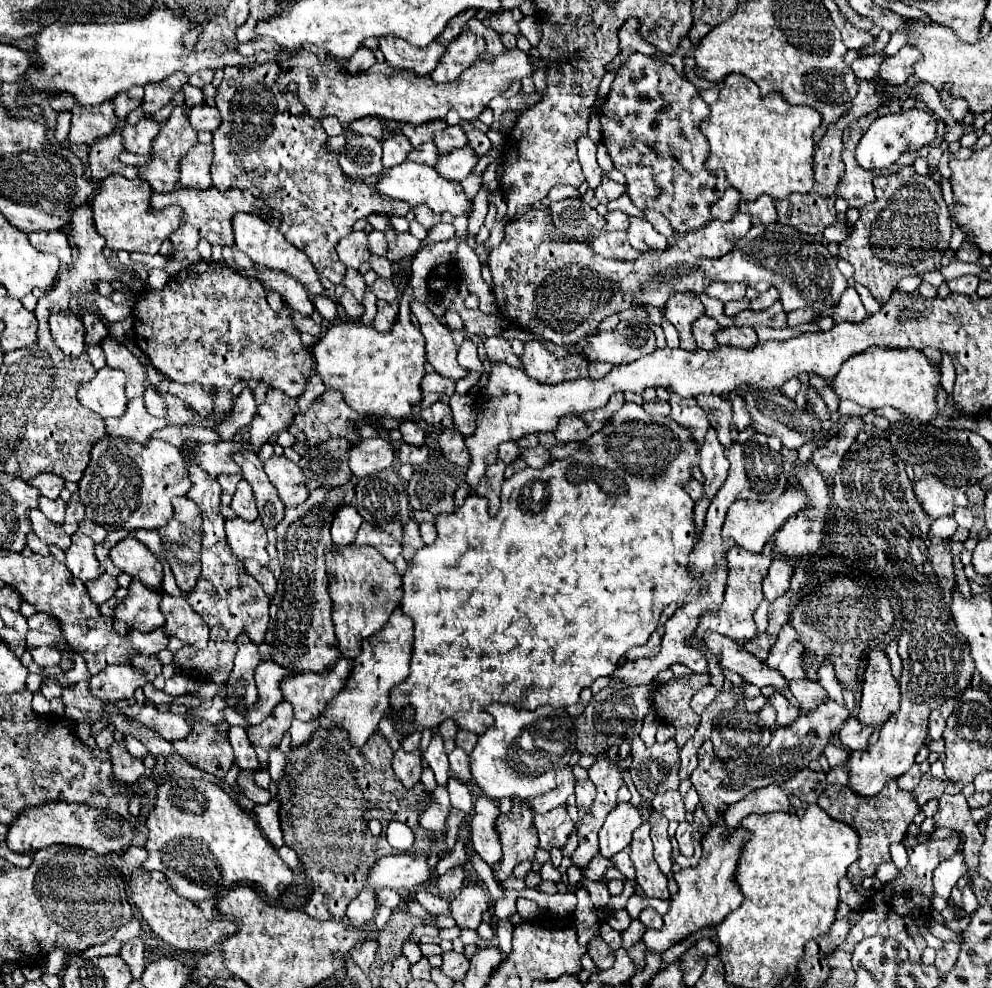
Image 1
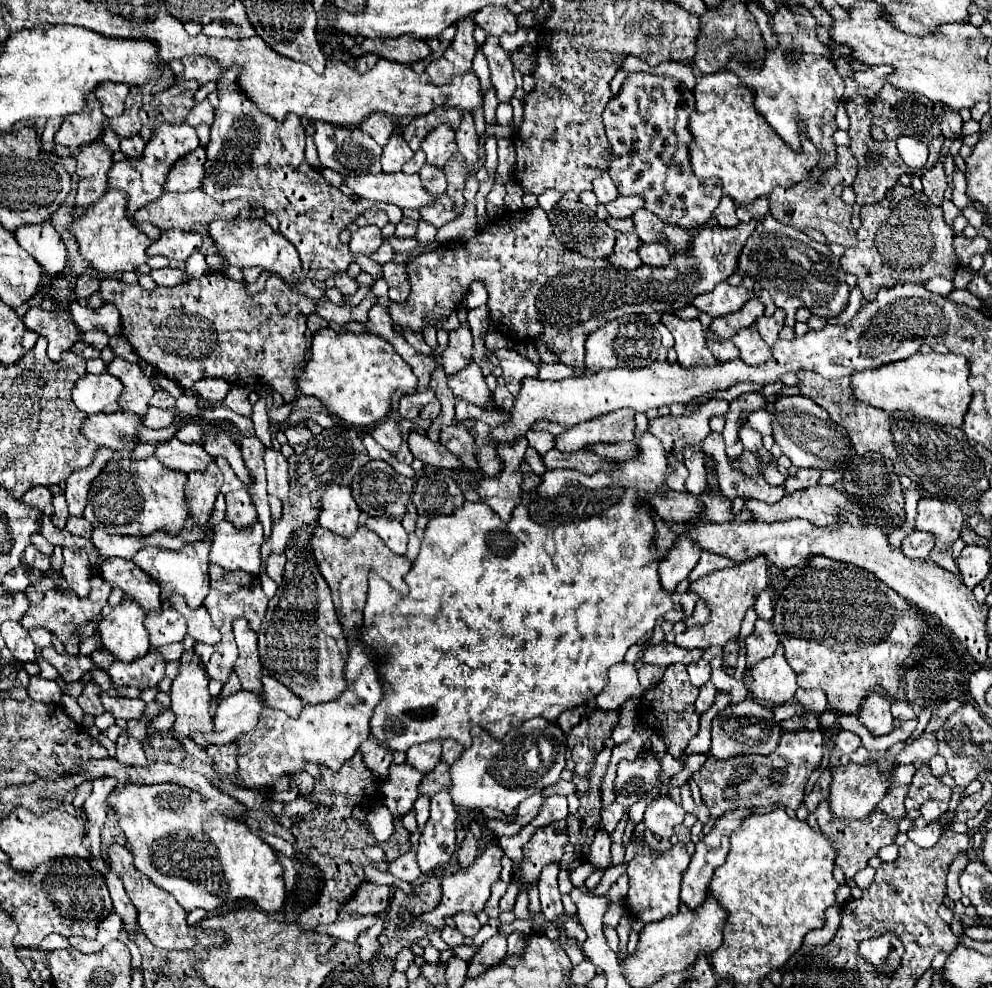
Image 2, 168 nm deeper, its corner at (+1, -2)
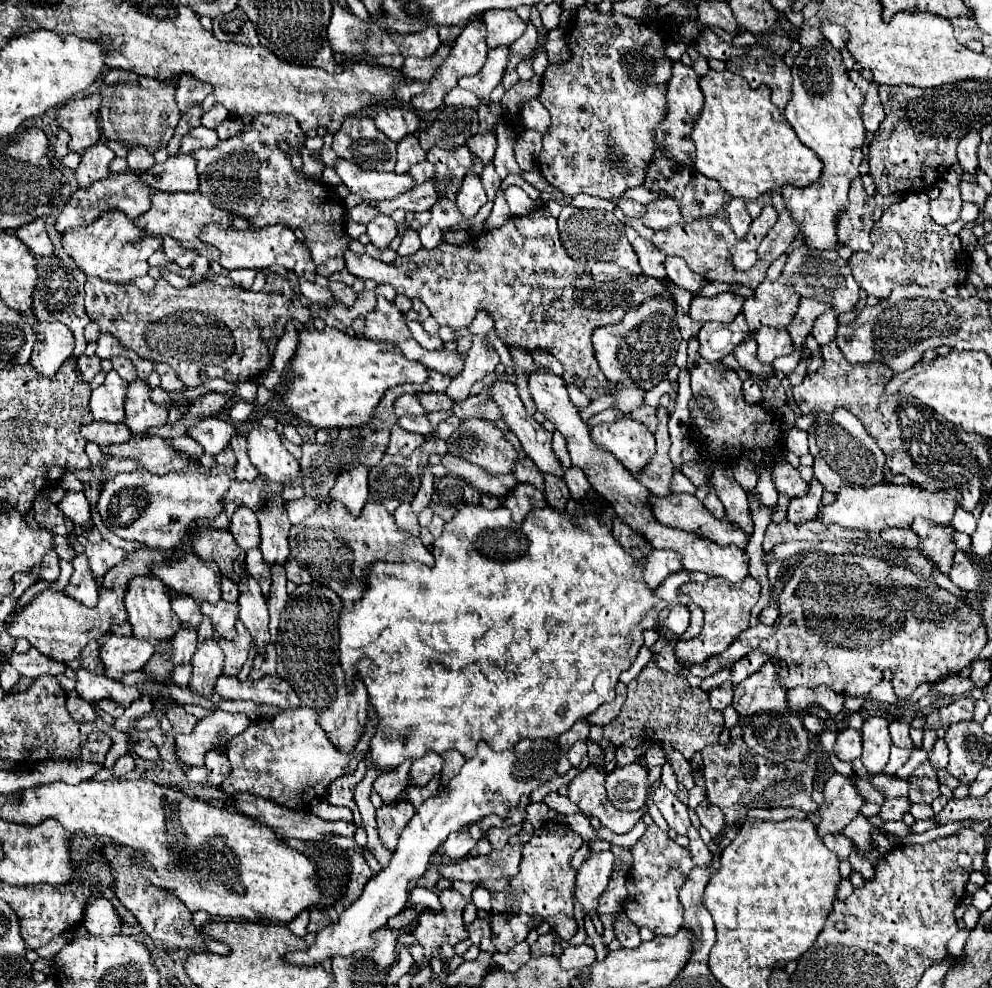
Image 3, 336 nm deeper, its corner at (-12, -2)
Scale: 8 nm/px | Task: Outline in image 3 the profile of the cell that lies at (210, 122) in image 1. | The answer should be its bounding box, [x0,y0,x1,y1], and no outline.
[201,102,229,128]

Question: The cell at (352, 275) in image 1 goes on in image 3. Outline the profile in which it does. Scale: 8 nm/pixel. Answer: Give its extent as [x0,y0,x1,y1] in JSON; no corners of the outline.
[329,282,357,306]

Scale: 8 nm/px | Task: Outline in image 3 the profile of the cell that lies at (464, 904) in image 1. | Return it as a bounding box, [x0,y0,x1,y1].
[465,918,495,952]

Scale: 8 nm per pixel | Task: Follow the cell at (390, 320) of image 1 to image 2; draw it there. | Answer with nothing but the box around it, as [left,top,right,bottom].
[388,208,756,374]

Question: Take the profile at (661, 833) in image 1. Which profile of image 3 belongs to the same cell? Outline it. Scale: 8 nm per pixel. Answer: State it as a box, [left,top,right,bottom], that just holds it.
[653,786,691,834]

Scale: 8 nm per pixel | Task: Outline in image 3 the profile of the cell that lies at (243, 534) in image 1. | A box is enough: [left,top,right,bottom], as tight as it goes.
[191,528,245,582]

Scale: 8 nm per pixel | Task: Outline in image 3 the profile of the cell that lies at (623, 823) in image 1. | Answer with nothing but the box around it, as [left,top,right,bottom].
[575,852,615,916]

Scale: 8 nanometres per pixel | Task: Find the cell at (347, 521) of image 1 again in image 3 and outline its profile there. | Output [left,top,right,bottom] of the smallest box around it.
[329,466,367,516]

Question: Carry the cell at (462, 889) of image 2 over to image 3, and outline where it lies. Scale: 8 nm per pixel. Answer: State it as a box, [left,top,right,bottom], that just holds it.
[413,888,471,968]

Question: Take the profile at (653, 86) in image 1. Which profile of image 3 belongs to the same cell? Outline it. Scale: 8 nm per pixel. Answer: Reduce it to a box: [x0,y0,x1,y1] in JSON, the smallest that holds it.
[643,62,727,222]

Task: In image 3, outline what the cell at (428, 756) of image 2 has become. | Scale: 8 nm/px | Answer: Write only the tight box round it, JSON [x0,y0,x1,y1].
[411,754,441,786]

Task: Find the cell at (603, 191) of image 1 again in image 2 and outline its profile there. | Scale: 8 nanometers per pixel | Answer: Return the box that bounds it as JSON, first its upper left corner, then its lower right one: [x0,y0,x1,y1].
[606,196,644,218]

